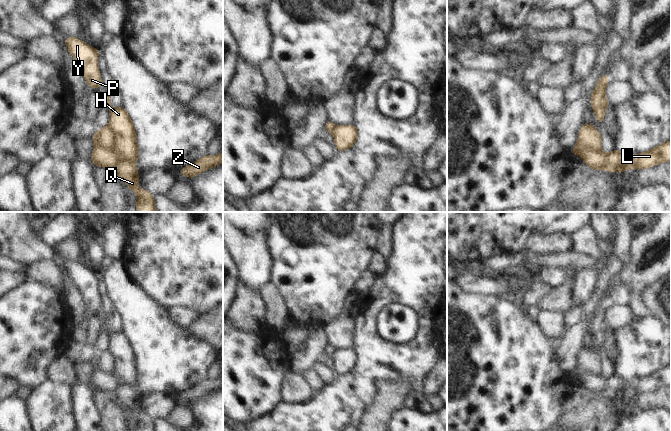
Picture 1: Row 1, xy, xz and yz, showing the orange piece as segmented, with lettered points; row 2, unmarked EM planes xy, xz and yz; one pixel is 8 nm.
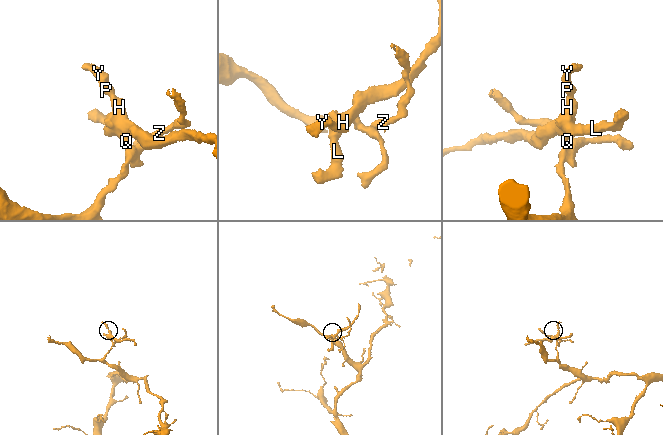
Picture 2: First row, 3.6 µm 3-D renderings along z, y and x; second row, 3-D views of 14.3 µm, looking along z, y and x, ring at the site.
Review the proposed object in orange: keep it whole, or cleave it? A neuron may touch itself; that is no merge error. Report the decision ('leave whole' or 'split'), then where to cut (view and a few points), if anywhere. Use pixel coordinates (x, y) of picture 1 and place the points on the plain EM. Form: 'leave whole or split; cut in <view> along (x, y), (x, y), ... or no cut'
split; cut in xy along (107, 349), (114, 359), (114, 371), (112, 374)

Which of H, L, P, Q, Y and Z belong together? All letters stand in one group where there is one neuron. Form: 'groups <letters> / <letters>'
groups H L P Y / Q Z

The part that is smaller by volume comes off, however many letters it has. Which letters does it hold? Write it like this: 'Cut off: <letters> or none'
Cut off: H, L, P, Y.

